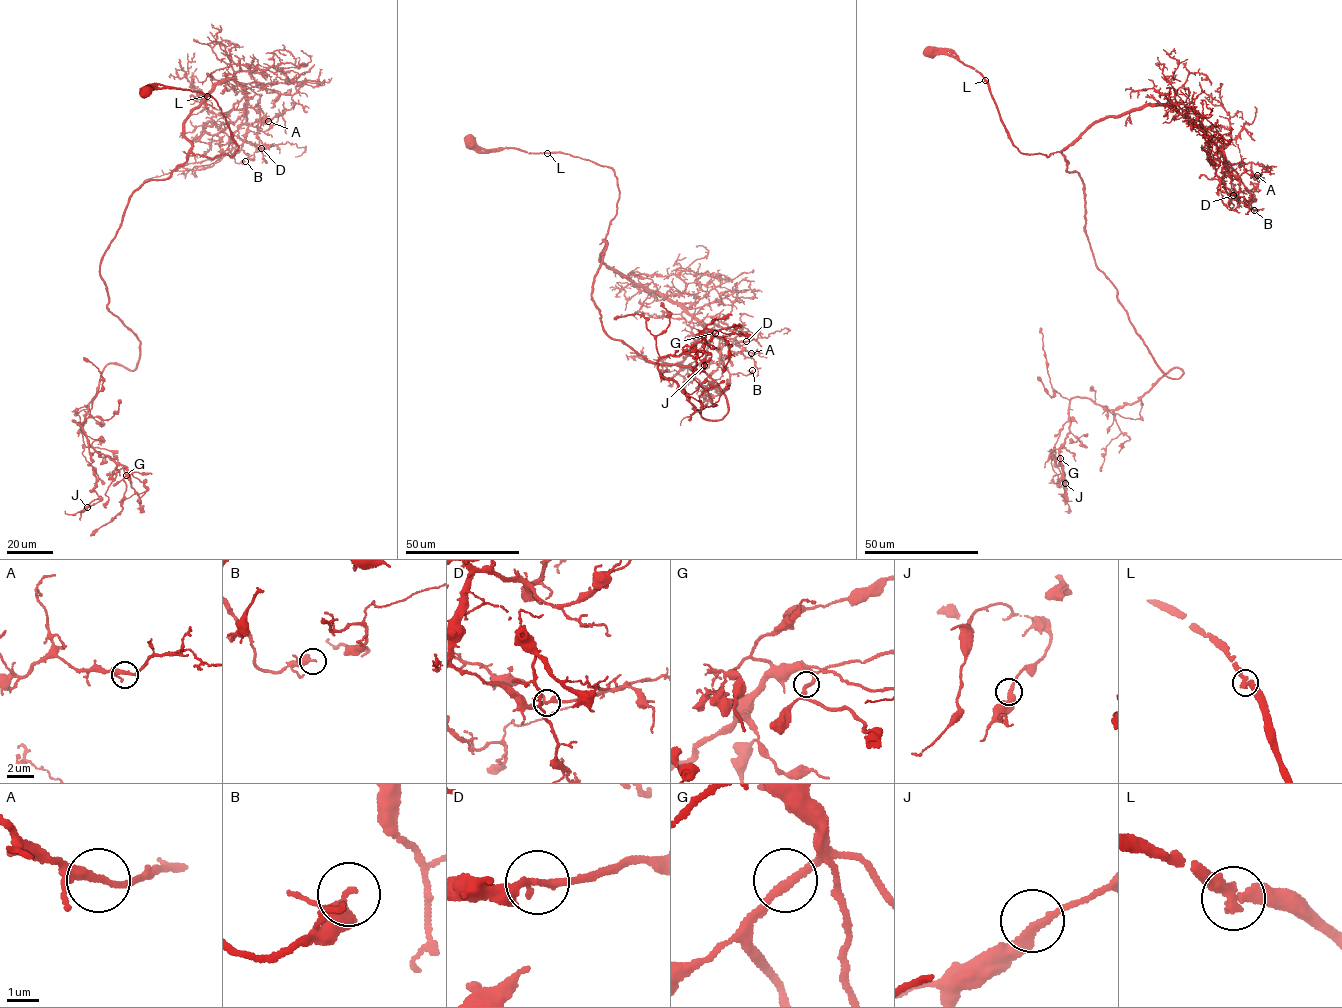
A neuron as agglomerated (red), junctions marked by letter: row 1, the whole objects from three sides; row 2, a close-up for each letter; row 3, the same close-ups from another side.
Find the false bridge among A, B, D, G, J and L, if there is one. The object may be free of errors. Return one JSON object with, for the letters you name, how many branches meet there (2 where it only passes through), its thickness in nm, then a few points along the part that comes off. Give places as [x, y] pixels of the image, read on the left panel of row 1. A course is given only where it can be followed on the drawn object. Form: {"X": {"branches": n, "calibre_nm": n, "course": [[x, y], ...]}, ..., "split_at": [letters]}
{"split_at": []}

